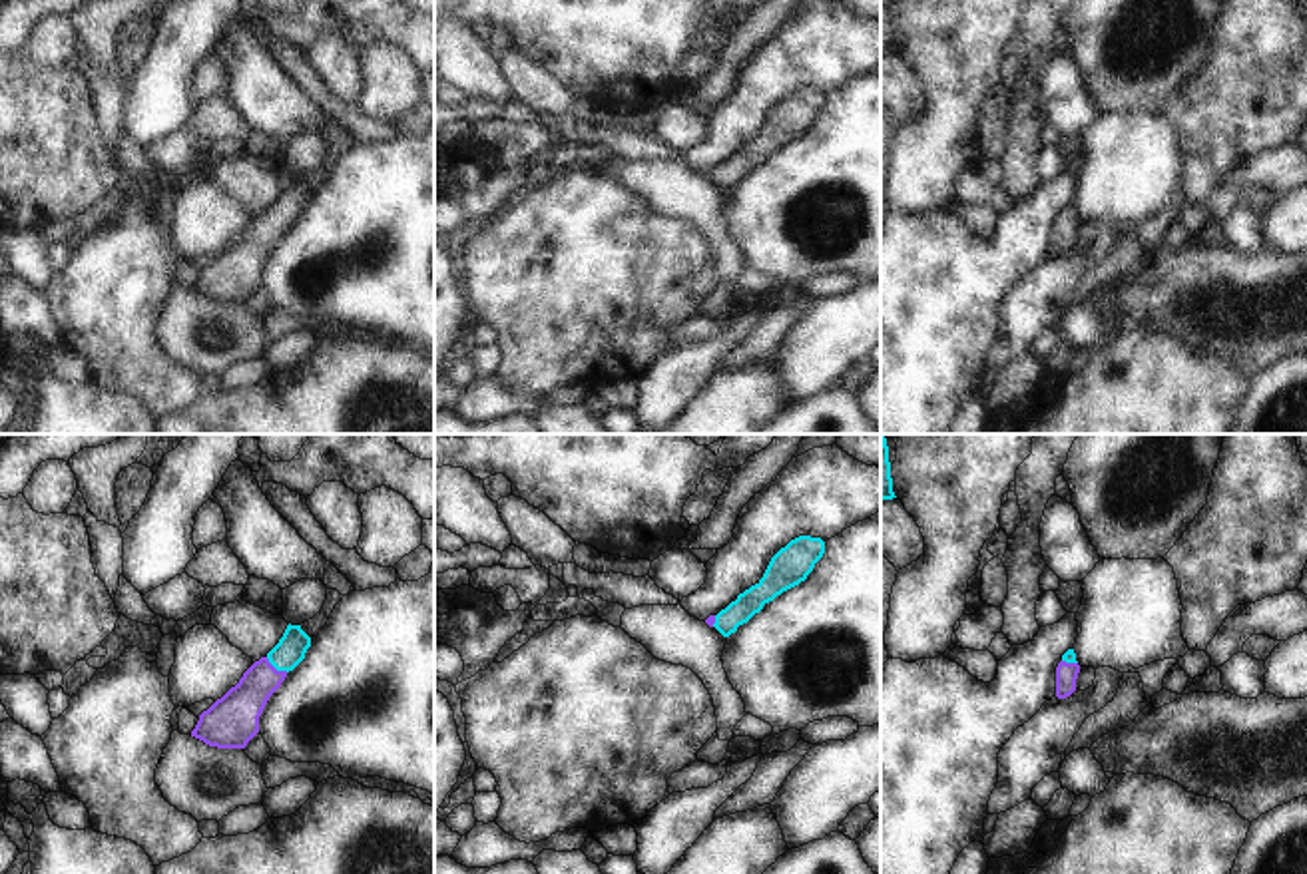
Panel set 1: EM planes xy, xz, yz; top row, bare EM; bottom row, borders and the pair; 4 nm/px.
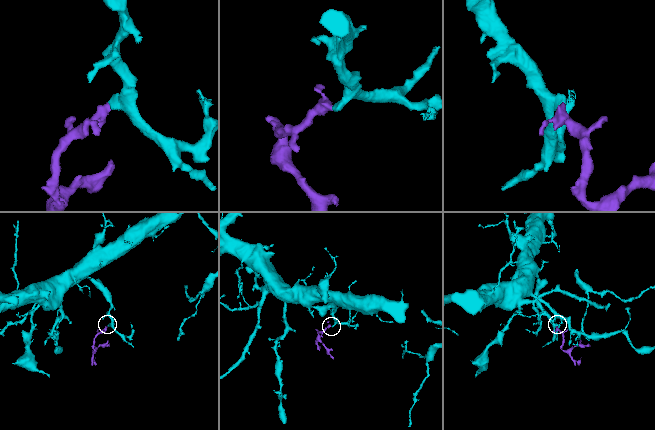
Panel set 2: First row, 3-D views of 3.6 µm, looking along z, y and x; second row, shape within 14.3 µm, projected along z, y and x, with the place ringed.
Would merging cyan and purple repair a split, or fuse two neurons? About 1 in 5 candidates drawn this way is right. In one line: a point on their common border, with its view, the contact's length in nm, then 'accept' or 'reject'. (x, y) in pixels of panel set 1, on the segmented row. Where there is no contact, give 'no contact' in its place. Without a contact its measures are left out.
contact xy (277, 669); length 110 nm; accept

